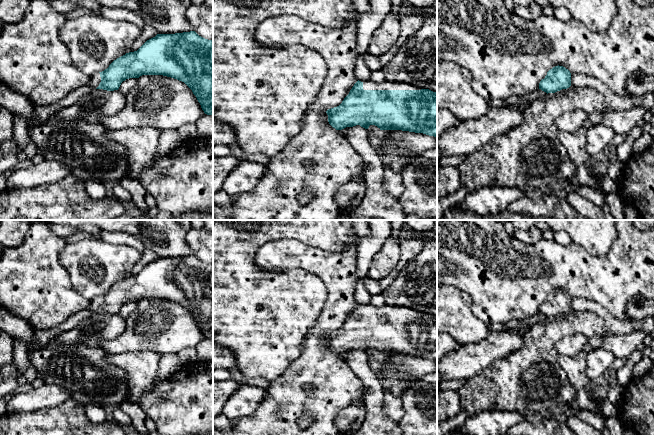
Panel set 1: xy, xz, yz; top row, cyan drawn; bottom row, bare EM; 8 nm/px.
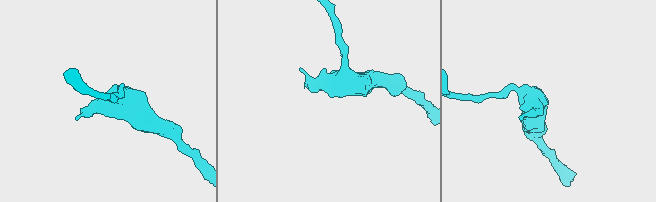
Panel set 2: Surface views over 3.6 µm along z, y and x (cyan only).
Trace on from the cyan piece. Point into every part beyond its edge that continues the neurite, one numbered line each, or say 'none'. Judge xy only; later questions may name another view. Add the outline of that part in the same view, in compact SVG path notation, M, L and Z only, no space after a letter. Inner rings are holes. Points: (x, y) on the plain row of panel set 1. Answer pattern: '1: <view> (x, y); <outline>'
1: xy (95, 303); M97 296L91 300L89 310L92 311L93 313L96 313L99 310L100 306L101 306L100 297Z

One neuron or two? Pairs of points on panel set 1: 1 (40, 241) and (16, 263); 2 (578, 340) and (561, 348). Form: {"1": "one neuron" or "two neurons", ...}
{"1": "one neuron", "2": "one neuron"}

